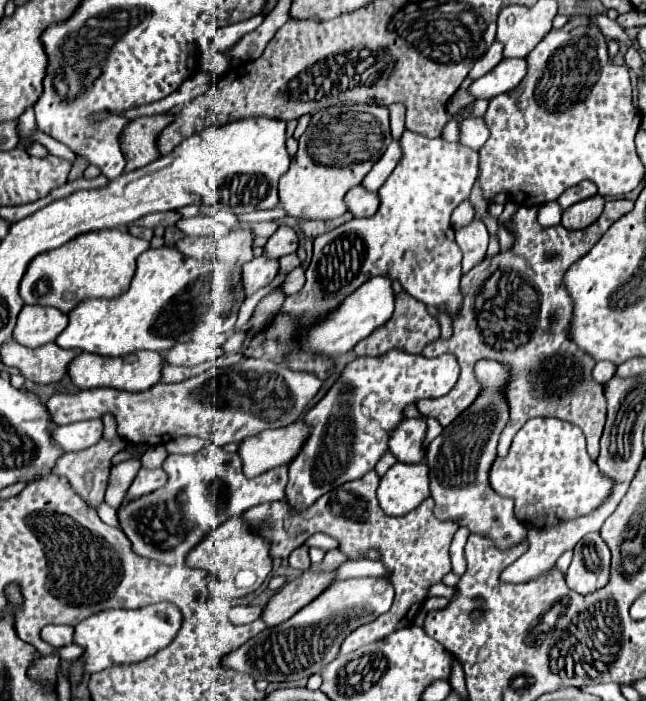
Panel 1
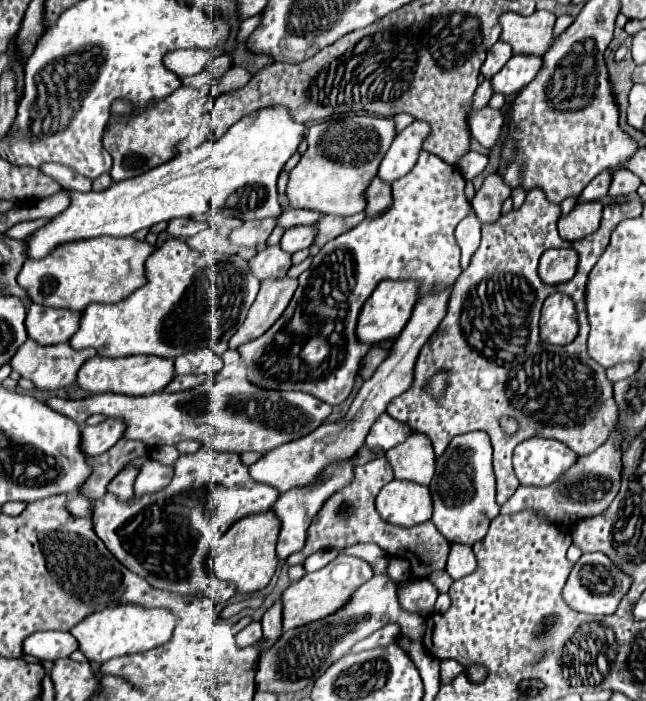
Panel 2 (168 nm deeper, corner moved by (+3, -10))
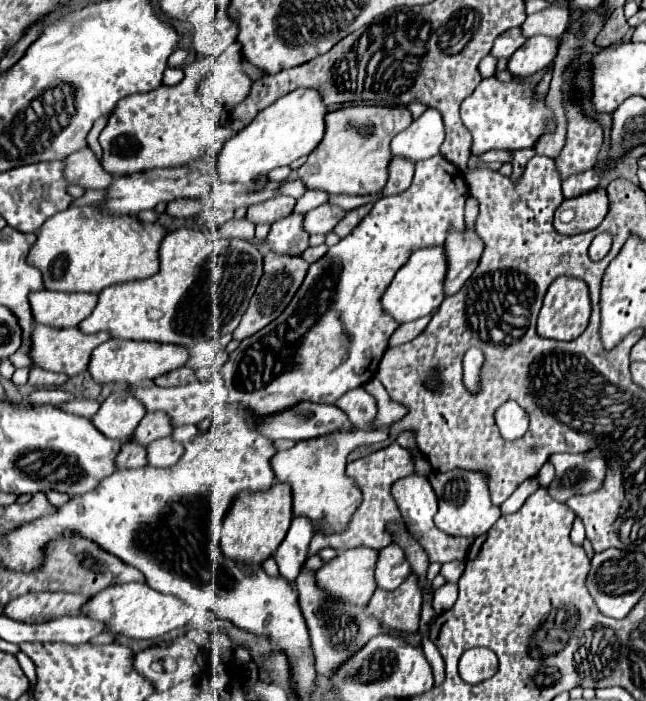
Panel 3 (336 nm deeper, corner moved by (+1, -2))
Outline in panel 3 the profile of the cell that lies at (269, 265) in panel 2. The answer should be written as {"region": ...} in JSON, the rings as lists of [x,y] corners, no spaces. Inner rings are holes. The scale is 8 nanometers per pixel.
{"region":[[[290,214],[272,224],[262,250],[300,256],[308,248],[308,234],[302,230],[302,218],[304,214]]]}

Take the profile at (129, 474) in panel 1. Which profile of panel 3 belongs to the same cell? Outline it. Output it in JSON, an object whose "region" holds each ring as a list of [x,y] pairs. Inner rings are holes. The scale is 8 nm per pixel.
{"region":[[[134,442],[124,444],[116,456],[116,468],[126,470],[126,468],[142,468],[142,466],[146,466],[146,448]]]}

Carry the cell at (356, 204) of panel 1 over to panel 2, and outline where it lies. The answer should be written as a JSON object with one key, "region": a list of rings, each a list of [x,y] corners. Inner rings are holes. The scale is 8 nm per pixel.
{"region":[[[376,176],[376,180],[372,180],[370,188],[366,190],[366,202],[366,216],[382,214],[386,208],[390,208],[392,202],[392,184]]]}

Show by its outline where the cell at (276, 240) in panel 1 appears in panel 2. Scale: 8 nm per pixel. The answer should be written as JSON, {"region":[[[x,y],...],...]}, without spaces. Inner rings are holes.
{"region":[[[314,224],[308,226],[294,226],[288,228],[286,234],[280,240],[280,246],[286,248],[286,252],[296,252],[296,250],[304,250],[310,248],[314,244],[314,236],[318,234],[318,228],[314,228]]]}

